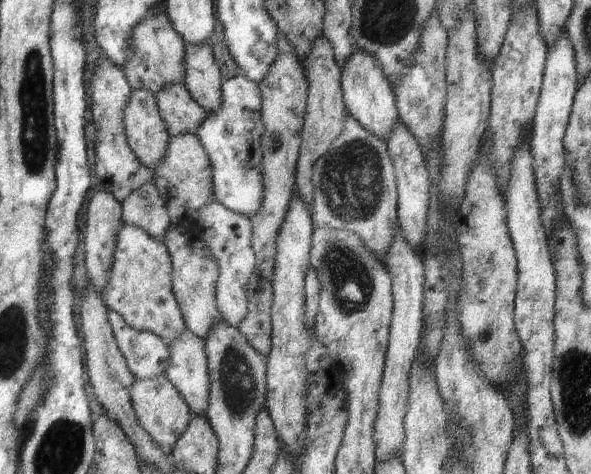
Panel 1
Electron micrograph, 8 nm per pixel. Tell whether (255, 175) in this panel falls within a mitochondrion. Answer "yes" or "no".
no

